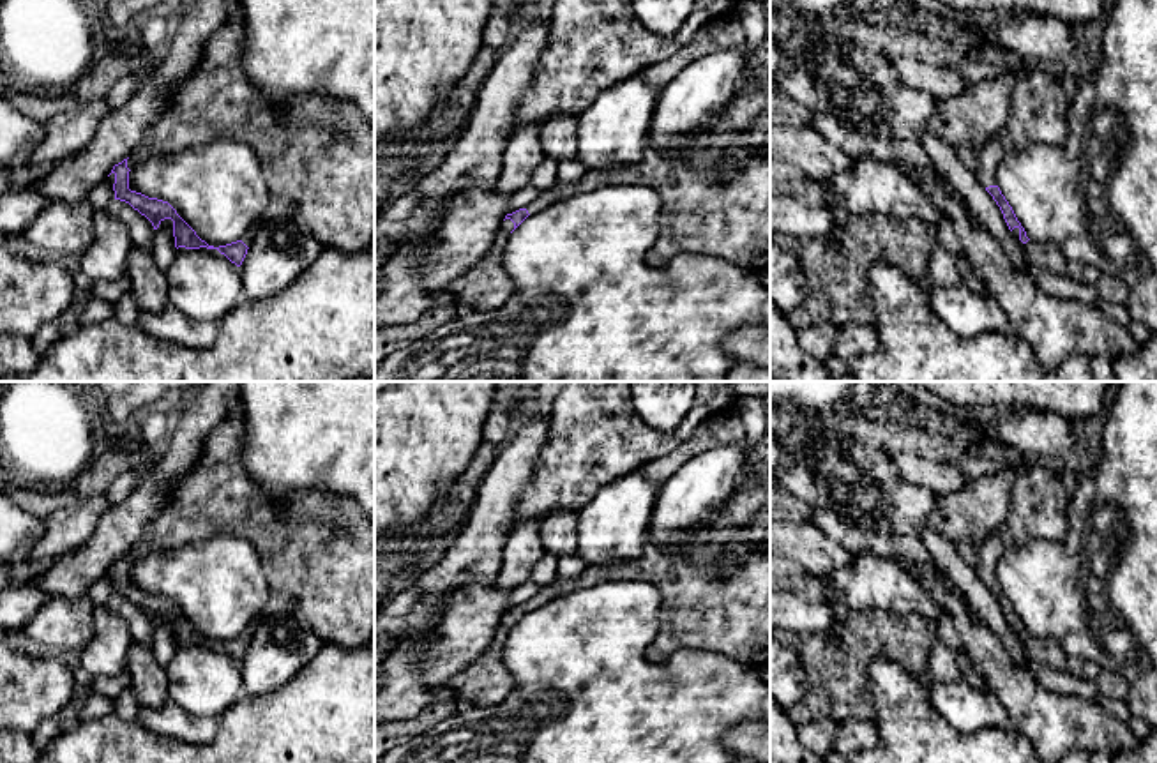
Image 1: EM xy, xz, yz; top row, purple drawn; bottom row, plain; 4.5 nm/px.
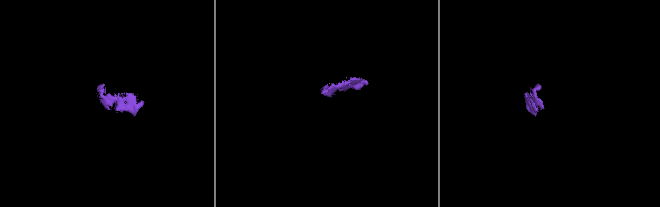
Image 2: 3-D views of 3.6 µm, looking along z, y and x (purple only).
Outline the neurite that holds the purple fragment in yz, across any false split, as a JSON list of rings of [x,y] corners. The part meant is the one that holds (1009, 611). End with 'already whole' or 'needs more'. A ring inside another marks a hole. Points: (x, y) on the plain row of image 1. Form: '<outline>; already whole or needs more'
[[[1028,457],[1012,459],[1007,466],[1010,479],[1010,514],[998,533],[975,544],[975,572],[1000,602],[1009,625],[1023,638],[1030,662],[1060,671],[1074,671],[1085,680],[1095,680],[1100,673],[1097,662],[1067,655],[1056,639],[1030,636],[996,581],[996,563],[1005,551],[1032,539],[1060,542],[1065,539],[1069,528],[1069,495],[1058,466],[1049,461]]]; needs more

